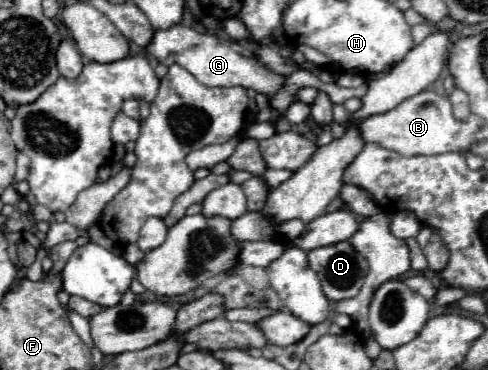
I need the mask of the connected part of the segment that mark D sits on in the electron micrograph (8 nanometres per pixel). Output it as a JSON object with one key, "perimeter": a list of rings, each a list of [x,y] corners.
{"perimeter":[[[336,242],[308,252],[310,268],[320,276],[328,300],[338,302],[352,298],[364,284],[368,262],[350,242]]]}

